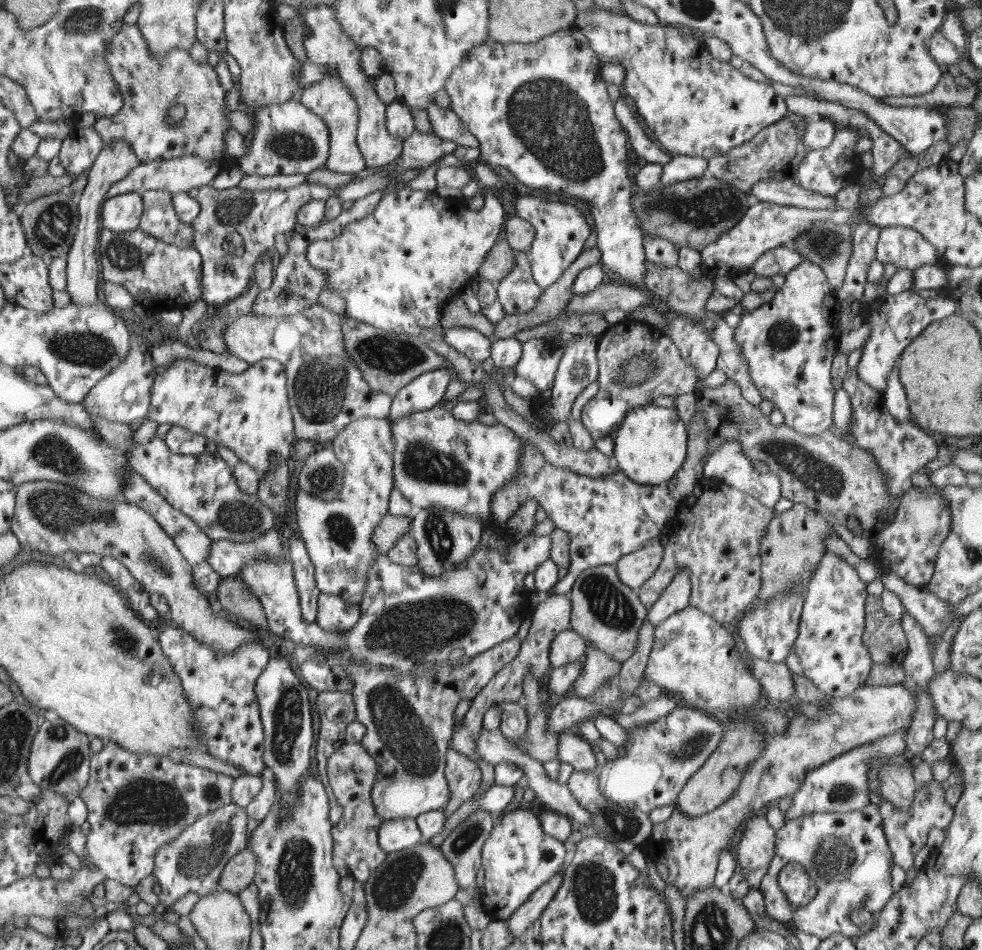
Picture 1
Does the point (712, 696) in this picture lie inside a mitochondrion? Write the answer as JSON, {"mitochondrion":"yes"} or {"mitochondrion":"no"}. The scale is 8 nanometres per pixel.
{"mitochondrion":"no"}

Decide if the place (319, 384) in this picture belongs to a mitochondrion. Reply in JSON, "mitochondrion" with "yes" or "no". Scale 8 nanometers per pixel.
{"mitochondrion":"yes"}

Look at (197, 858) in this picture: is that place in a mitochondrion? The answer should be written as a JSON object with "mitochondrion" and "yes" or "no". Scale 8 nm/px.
{"mitochondrion":"yes"}

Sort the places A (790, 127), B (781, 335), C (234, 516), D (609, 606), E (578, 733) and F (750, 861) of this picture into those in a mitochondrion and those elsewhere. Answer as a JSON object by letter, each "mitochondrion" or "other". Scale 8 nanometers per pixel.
{"A":"mitochondrion","B":"mitochondrion","C":"mitochondrion","D":"mitochondrion","E":"other","F":"other"}

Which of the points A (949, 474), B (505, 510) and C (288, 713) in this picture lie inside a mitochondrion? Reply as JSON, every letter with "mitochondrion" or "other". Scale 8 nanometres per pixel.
{"A":"other","B":"other","C":"mitochondrion"}

